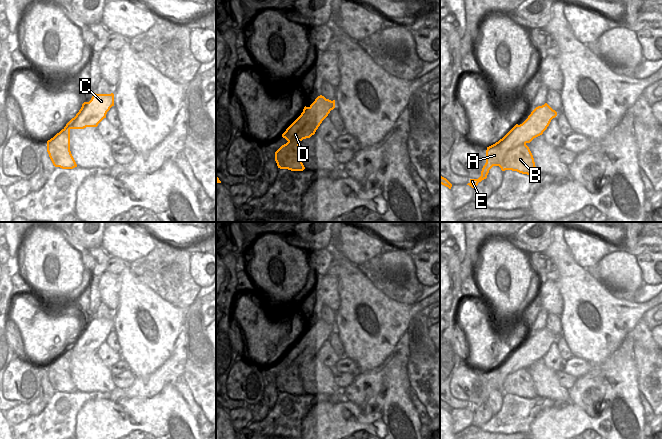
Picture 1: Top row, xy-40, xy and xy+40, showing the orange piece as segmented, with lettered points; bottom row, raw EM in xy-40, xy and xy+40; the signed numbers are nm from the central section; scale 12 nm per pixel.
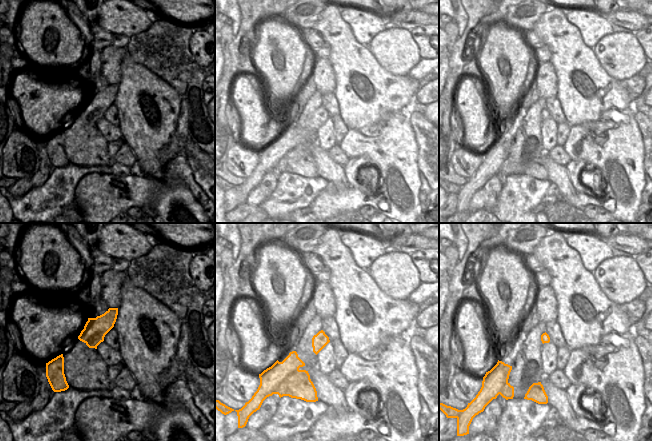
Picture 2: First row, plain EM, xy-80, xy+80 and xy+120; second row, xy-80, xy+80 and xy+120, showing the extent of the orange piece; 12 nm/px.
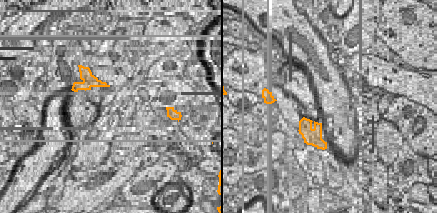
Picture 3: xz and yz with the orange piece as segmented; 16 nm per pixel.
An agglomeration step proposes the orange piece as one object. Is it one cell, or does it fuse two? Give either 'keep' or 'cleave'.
cleave

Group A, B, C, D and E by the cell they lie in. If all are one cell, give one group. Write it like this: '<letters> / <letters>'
A C D E / B

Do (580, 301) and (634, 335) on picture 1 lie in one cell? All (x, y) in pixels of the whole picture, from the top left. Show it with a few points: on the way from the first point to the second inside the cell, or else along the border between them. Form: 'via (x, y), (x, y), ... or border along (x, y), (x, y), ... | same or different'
border along (641, 317), (621, 344), (614, 350) | different

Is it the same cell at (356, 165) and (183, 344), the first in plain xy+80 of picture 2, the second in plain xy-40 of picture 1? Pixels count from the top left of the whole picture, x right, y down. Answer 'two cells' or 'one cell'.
one cell

